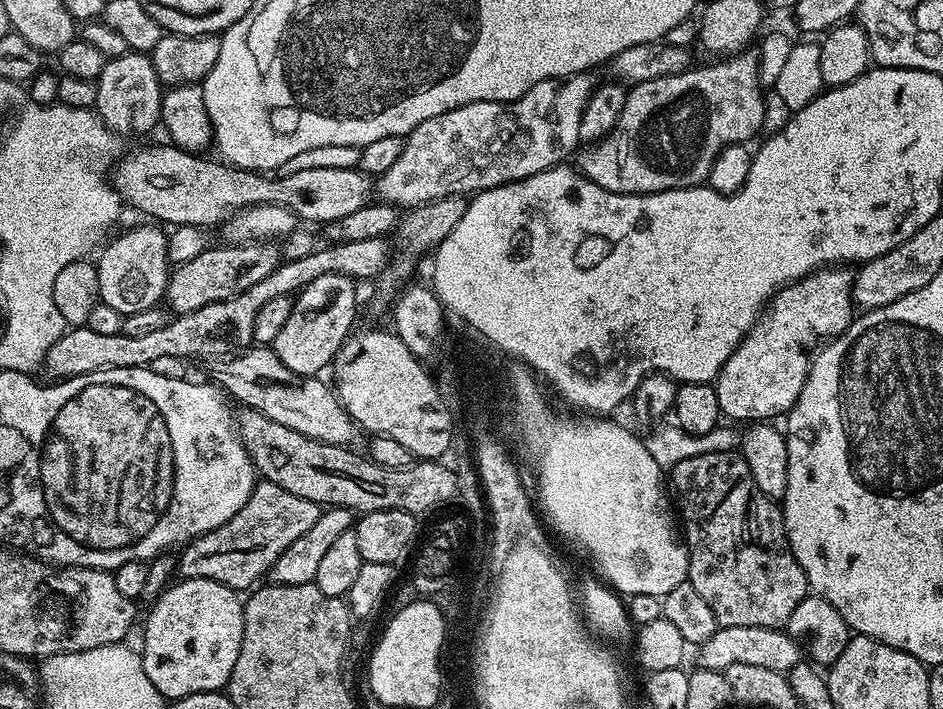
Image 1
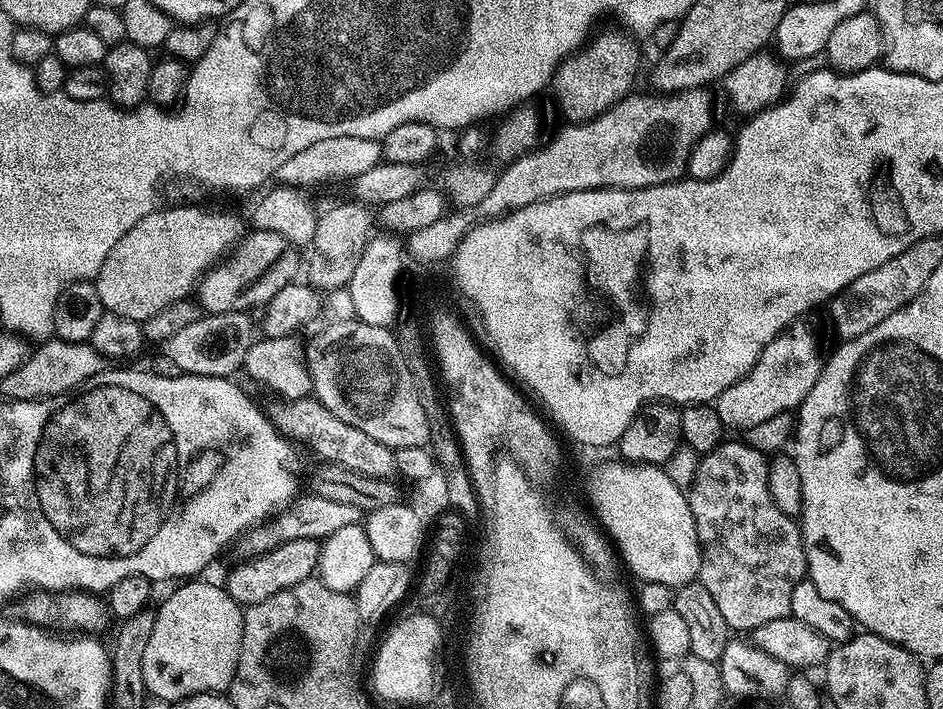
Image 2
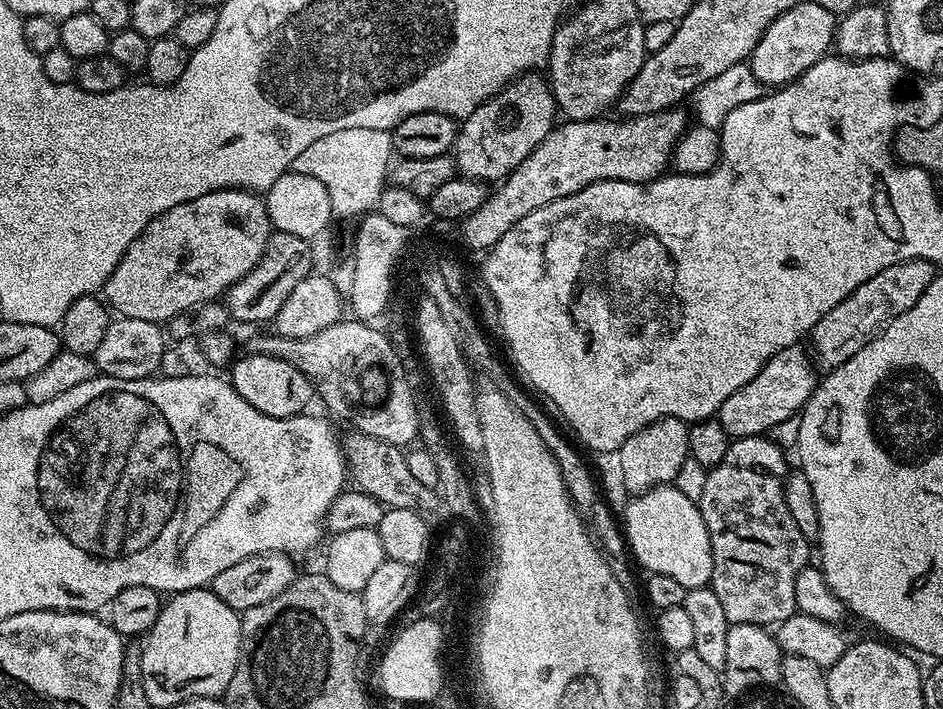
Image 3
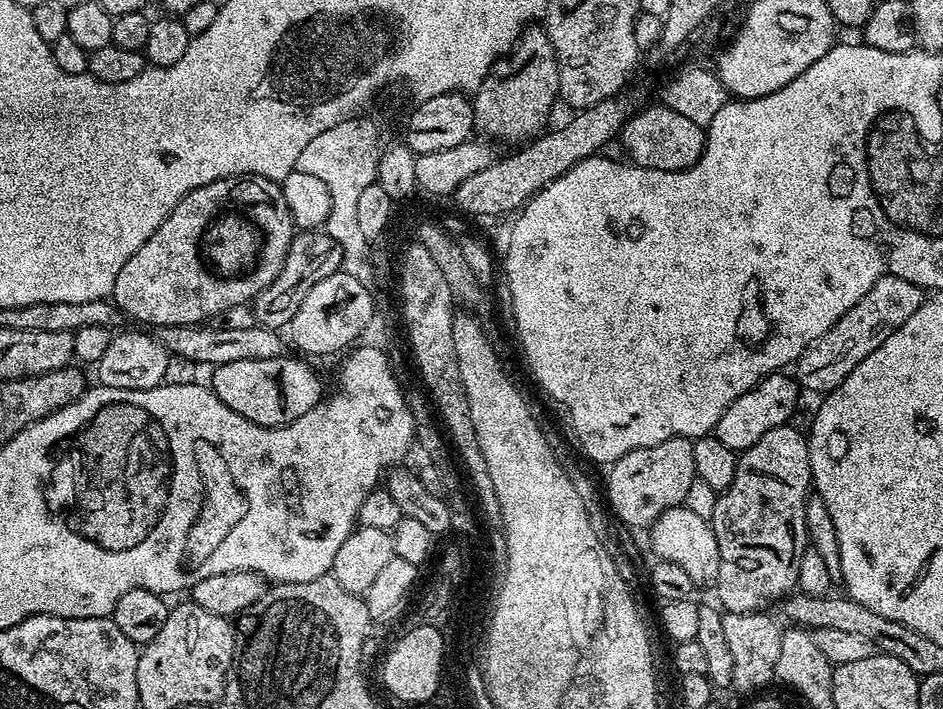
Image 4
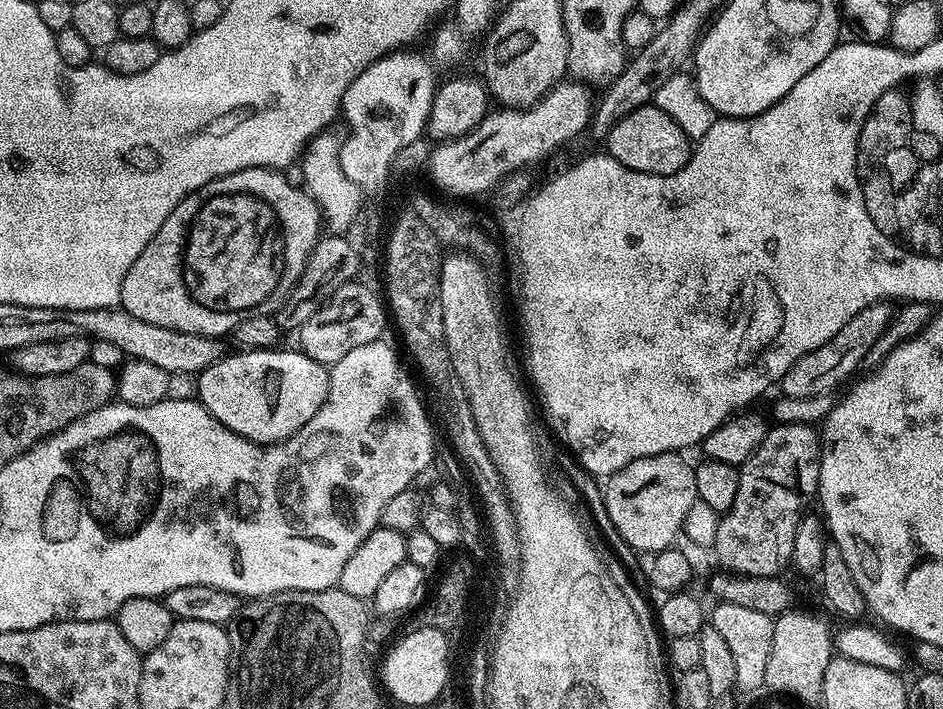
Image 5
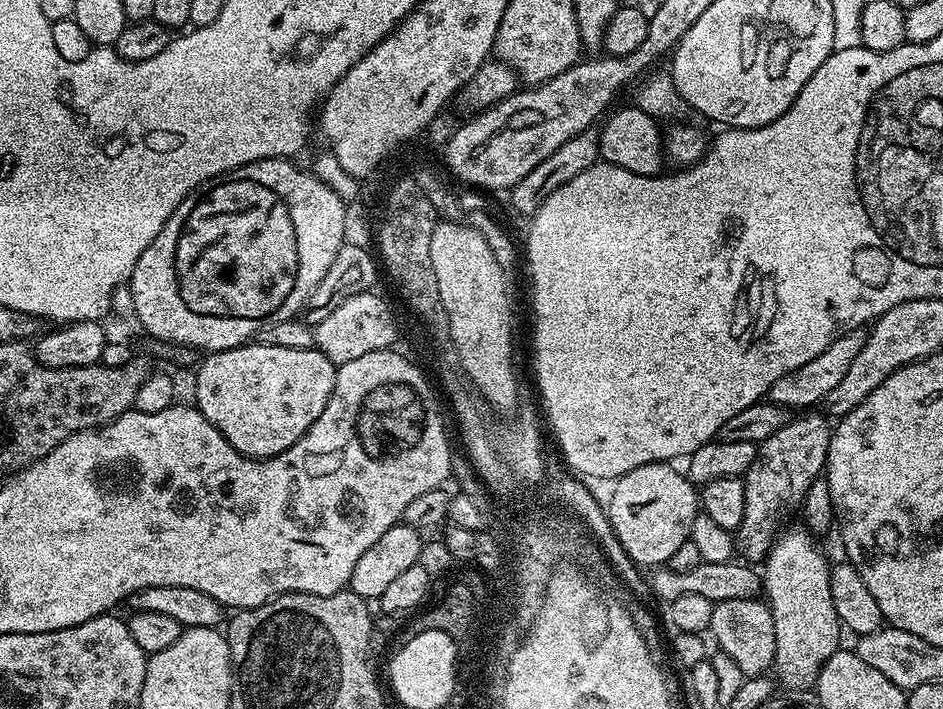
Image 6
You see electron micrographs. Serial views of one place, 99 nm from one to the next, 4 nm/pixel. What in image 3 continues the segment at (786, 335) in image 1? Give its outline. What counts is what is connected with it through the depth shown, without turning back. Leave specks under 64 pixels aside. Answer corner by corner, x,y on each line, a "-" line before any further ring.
797,346
778,350
778,354
774,354
774,358
770,358
770,362
766,362
766,366
762,366
762,370
758,370
758,374
753,380
746,382
746,386
742,386
742,390
730,394
730,398
726,398
726,402
722,402
718,419
720,425
728,431
729,437
762,436
771,433
772,428
778,426
778,422
786,422
786,418
797,415
803,409
804,403
809,400
812,391
816,388
818,375
816,376
817,369
814,367
813,357
807,351
804,353
802,349
803,347

